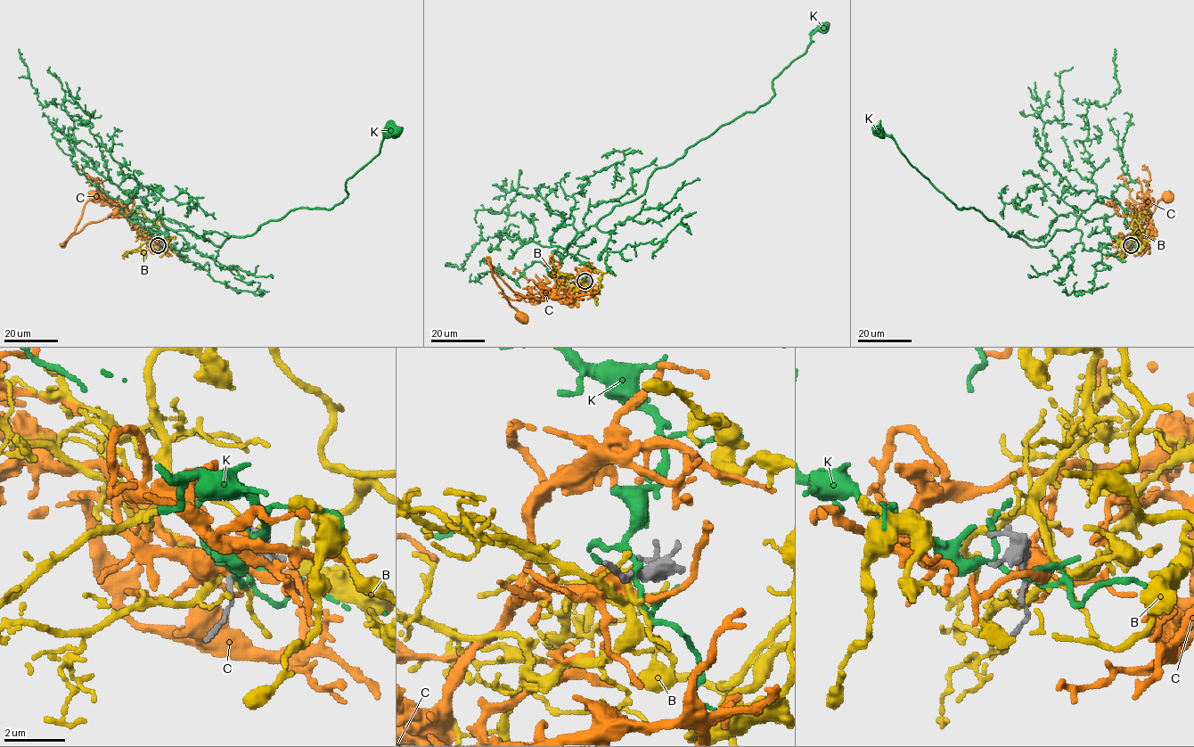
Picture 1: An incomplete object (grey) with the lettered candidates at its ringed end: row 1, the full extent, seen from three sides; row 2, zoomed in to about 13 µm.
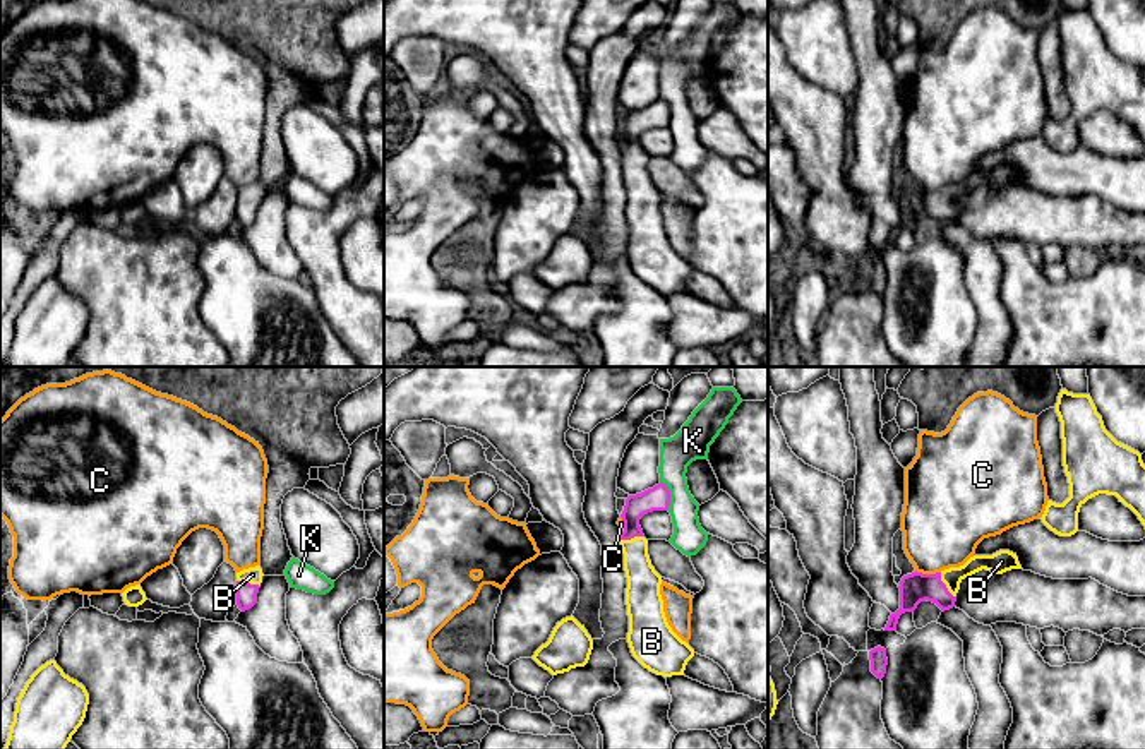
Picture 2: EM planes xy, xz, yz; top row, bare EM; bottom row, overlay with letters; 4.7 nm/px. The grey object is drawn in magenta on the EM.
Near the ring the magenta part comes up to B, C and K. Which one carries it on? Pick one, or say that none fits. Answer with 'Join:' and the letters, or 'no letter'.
Join: B

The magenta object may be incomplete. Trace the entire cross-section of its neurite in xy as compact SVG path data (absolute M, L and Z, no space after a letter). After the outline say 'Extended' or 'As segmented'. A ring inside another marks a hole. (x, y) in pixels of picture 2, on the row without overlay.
M261 182L237 189L237 221L242 228L252 225L257 219L262 192Z. Extended

